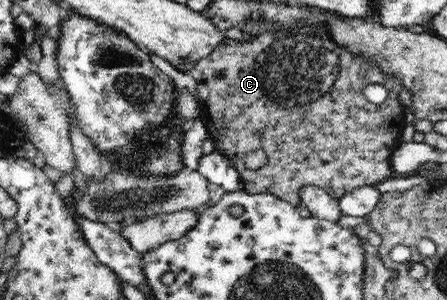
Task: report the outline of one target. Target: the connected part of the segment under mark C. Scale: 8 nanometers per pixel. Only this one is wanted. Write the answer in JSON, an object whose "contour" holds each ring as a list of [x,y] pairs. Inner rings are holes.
{"contour":[[[304,16],[289,26],[282,24],[248,36],[251,40],[243,42],[227,37],[222,39],[210,55],[186,71],[197,82],[199,118],[206,125],[207,137],[214,141],[215,151],[225,155],[238,170],[246,193],[272,194],[296,206],[302,203],[301,190],[306,185],[352,185],[320,187],[338,200],[358,185],[376,186],[392,177],[390,157],[400,141],[402,127],[407,125],[400,103],[400,91],[404,86],[398,75],[386,74],[373,59],[364,59],[338,46],[330,36],[328,24],[322,20],[308,22]],[[371,83],[379,83],[388,90],[388,97],[380,105],[371,103],[362,93]],[[257,149],[266,151],[268,165],[260,171],[250,171],[244,167],[242,159]]]}

